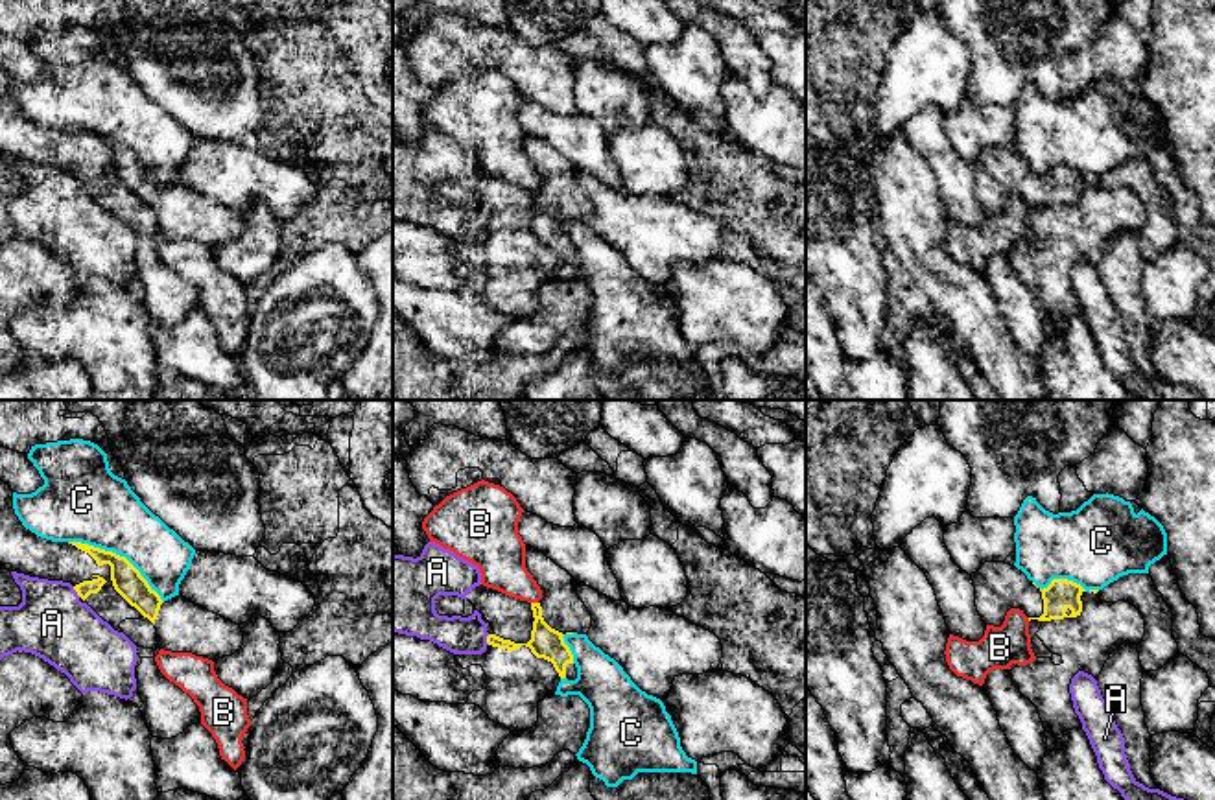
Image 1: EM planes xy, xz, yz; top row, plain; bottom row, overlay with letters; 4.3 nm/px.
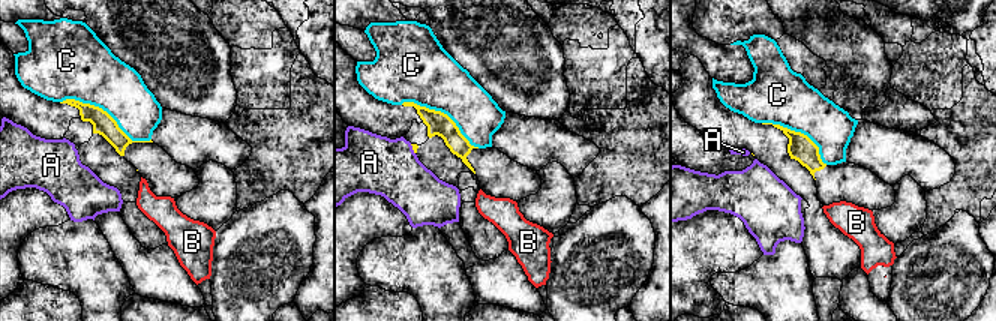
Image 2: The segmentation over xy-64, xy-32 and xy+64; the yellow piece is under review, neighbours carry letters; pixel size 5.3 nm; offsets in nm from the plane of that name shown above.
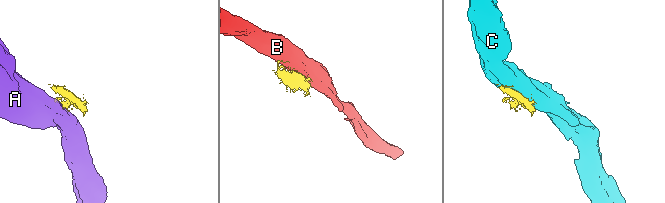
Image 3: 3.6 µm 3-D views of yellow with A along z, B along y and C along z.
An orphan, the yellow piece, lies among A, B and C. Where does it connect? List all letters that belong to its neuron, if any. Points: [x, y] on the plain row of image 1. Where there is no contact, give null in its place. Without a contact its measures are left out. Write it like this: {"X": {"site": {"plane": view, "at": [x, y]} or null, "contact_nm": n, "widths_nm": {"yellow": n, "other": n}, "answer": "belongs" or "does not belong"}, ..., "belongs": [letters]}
{"A": {"site": {"plane": "xy", "at": [76, 177]}, "contact_nm": 60, "widths_nm": {"yellow": 70, "other": 320}, "answer": "does not belong"}, "B": {"site": {"plane": "xz", "at": [535, 190]}, "contact_nm": 30, "widths_nm": {"yellow": 140, "other": 200}, "answer": "does not belong"}, "C": {"site": {"plane": "xy", "at": [118, 142]}, "contact_nm": 500, "widths_nm": {"yellow": 130, "other": 340}, "answer": "does not belong"}, "belongs": []}

